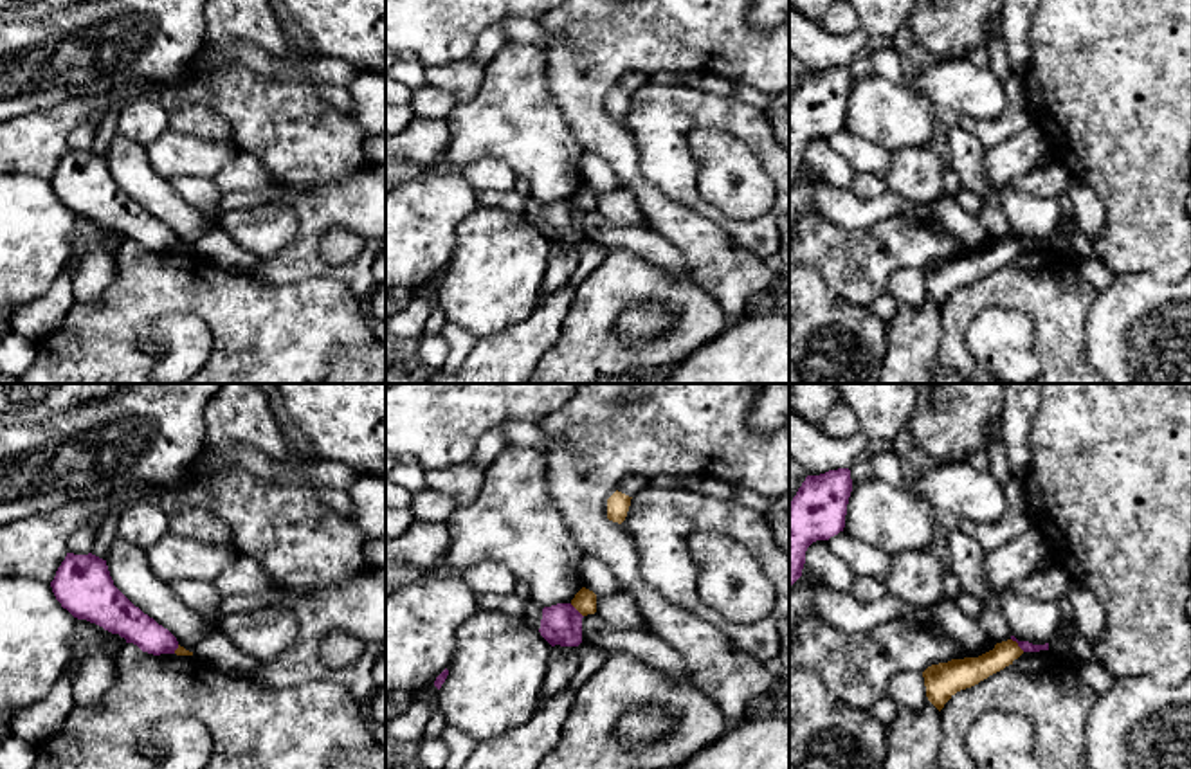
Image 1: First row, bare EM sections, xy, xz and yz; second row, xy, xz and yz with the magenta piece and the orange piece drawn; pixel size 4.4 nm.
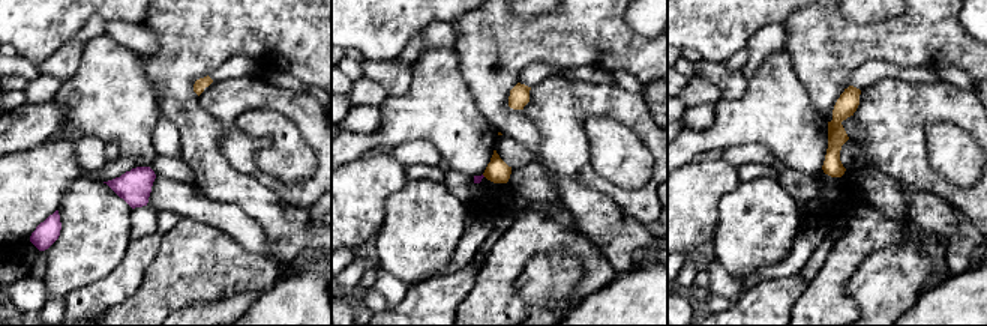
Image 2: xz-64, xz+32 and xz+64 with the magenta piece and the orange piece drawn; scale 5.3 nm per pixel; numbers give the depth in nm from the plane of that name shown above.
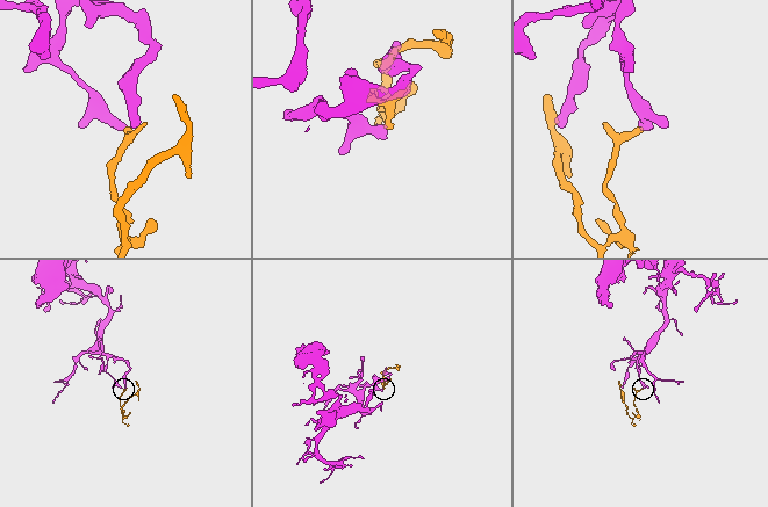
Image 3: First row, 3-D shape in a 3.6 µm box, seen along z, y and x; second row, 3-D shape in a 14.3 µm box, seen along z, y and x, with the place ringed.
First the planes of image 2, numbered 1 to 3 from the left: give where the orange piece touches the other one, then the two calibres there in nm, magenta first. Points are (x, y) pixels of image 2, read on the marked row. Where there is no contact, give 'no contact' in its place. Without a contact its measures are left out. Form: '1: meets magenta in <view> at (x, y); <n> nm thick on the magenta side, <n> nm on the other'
1: no contact
2: no contact
3: no contact

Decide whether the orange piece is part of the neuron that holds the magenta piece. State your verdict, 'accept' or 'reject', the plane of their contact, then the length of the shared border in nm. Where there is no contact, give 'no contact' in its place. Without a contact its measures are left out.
reject | yz | 90 nm

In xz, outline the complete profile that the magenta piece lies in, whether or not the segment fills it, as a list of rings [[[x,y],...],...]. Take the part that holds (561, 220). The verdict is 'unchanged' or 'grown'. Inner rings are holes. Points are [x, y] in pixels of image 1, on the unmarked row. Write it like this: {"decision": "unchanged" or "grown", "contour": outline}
{"decision": "unchanged", "contour": [[[571,200],[544,204],[539,229],[551,243],[578,243],[582,240],[582,214]]]}

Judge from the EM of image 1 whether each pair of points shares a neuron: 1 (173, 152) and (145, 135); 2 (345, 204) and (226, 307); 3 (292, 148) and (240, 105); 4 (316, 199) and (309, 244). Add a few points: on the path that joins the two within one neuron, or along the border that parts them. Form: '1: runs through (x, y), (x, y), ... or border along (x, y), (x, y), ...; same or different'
1: border along (168, 128), (145, 146); different
2: border along (249, 274), (265, 283), (296, 283), (301, 280); different
3: runs through (280, 135), (253, 108); same
4: runs through (316, 209), (310, 233); same

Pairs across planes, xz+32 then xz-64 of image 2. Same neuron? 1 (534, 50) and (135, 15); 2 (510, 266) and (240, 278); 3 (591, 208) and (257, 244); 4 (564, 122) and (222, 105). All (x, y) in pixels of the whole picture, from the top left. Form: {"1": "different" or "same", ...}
{"1": "different", "2": "same", "3": "different", "4": "same"}

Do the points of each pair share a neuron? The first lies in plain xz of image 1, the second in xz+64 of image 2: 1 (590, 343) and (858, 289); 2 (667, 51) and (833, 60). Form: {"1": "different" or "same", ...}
{"1": "different", "2": "same"}

